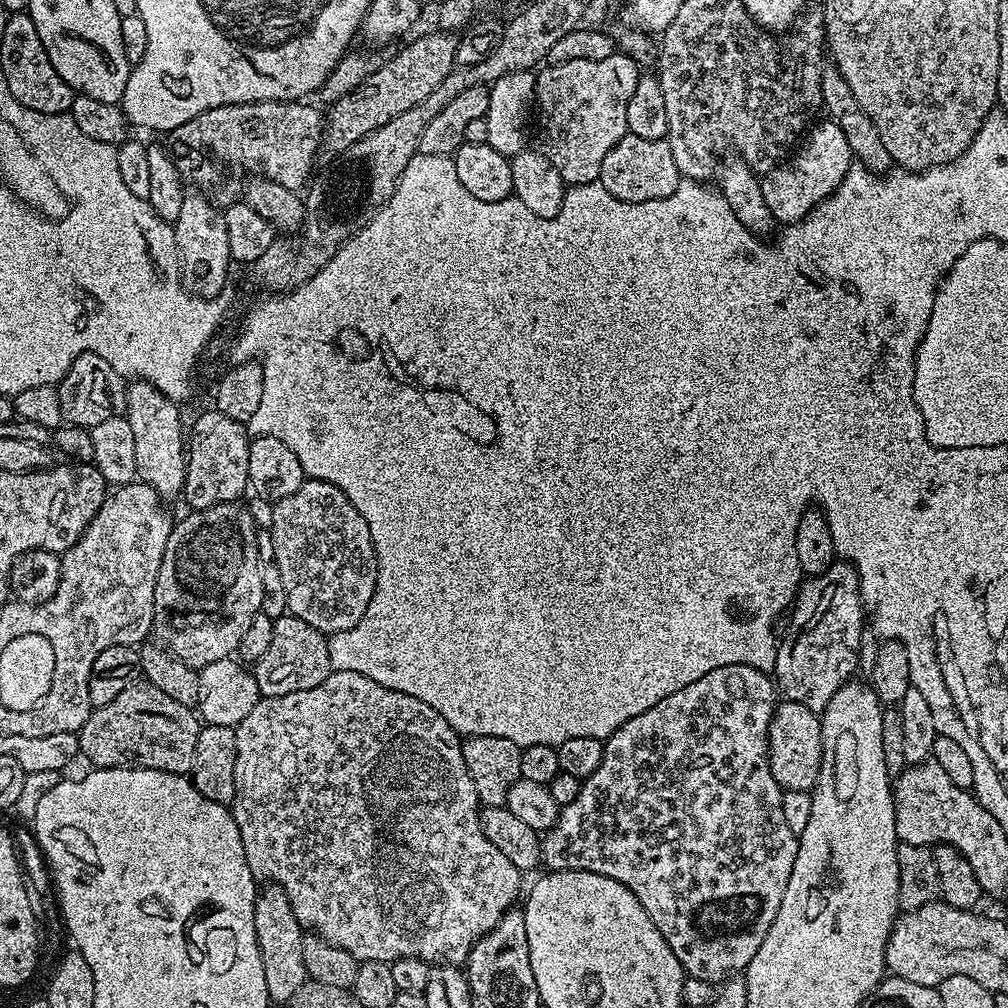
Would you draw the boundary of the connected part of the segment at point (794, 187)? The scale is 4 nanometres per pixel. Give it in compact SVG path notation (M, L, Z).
M830 118L821 119L807 133L806 139L791 159L760 176L766 206L770 206L777 222L783 222L785 225L797 223L818 207L826 197L831 196L846 178L853 163L854 157L850 142L846 142L846 134L842 134L842 130Z

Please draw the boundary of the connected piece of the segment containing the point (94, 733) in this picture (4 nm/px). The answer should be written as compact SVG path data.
M137 682L126 686L114 702L89 714L78 733L80 756L88 759L93 769L149 768L184 776L191 773L201 727L197 713L189 705L174 702L158 686Z

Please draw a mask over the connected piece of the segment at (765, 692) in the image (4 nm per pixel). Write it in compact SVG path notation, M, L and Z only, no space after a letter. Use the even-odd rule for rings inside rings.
M745 664L710 670L706 678L698 678L698 682L682 686L682 690L662 698L658 706L650 706L650 710L638 714L638 718L630 718L630 722L618 726L618 730L614 730L614 734L604 741L602 766L598 766L598 770L594 770L594 774L590 774L581 783L578 798L561 807L556 824L542 836L540 854L545 869L554 872L563 872L565 868L582 870L614 878L614 882L622 882L622 886L629 888L634 898L642 902L646 914L650 914L654 926L658 926L662 938L666 938L670 950L674 950L674 958L678 958L685 973L691 979L693 976L713 986L747 969L754 954L758 954L758 946L762 946L778 914L778 906L782 906L782 894L786 894L790 870L794 870L794 858L798 854L800 841L790 826L786 826L786 817L783 815L784 790L768 766L769 724L776 712L777 703L778 688L769 673Z

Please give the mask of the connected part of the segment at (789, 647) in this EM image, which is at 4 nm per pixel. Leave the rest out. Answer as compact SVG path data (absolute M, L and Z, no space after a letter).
M835 562L824 573L805 579L794 597L791 612L788 633L776 649L774 680L784 700L793 700L820 714L836 691L853 679L864 628L866 632L860 575L854 565Z

